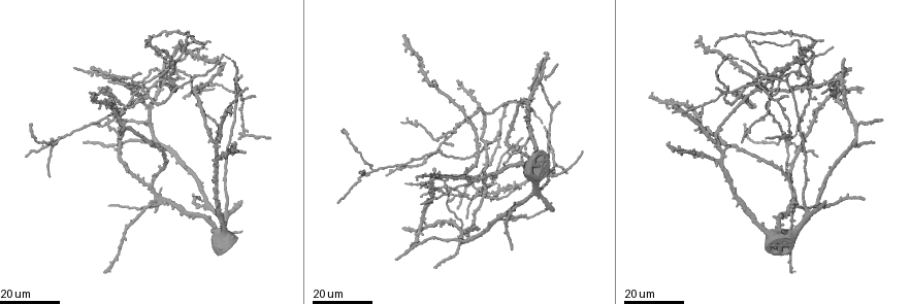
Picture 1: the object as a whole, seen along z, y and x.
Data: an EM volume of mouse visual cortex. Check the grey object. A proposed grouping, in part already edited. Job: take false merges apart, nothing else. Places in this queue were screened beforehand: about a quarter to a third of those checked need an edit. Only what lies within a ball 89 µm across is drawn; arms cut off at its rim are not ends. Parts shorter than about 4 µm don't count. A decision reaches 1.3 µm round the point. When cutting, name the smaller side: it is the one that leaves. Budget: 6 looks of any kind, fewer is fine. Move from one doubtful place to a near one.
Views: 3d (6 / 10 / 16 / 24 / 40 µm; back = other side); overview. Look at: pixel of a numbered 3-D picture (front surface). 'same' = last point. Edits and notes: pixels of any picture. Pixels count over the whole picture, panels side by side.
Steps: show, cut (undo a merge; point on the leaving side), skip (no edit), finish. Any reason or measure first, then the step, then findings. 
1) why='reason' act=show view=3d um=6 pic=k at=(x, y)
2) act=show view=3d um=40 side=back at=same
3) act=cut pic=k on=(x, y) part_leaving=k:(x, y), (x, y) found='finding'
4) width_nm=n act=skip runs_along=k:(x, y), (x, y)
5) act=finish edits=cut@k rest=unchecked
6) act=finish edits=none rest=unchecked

why='three arms meet' act=show view=3d um=16 pic=1 at=(511, 219)

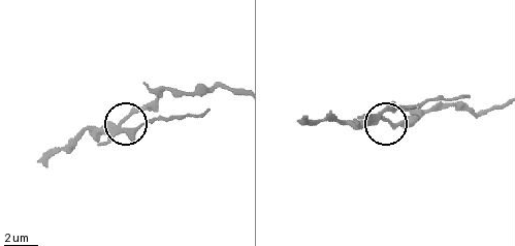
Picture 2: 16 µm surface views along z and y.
why='zoom in' act=show view=3d um=6 pic=2 at=(383, 118)

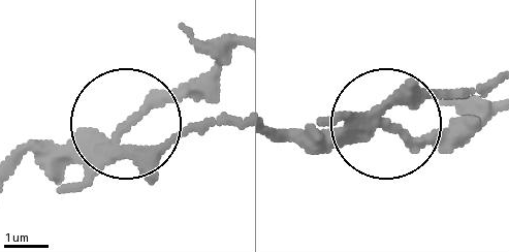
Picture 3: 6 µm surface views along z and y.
arms=3 act=cut pic=3 on=(45, 146) part_leaving=3:(107, 154), (237, 117) found='a second neuron is stuck on'

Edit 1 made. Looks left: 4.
why='small branch off a trunk' act=show view=3d um=24 pic=1 at=(164, 79)

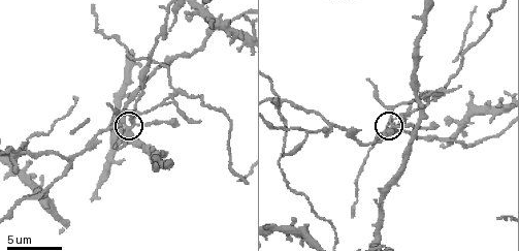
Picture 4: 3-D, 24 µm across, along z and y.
act=show view=3d um=6 pic=4 at=(393, 128)

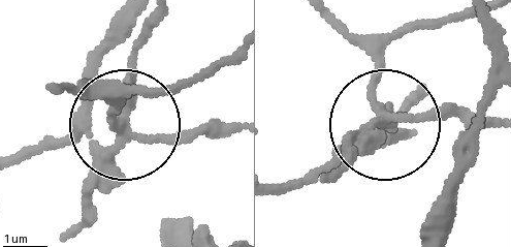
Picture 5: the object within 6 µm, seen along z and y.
act=cut pic=5 on=(129, 107) part_leaving=5:(98, 168), (124, 101), (231, 64) found='two neurons meet here'

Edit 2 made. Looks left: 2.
why='four-way junction' act=show view=3d um=6 pic=4 at=(19, 151)

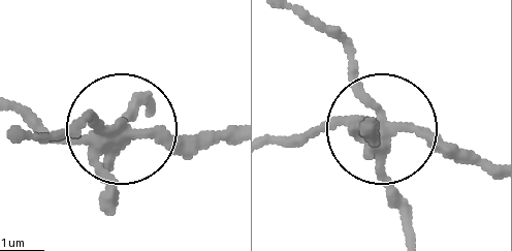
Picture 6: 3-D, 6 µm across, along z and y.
act=cut pic=6 on=(350, 79) found='a second neuron is stuck on'

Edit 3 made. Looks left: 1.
act=finish edits=cut@3,cut@5,cut@6 rest=unchecked

